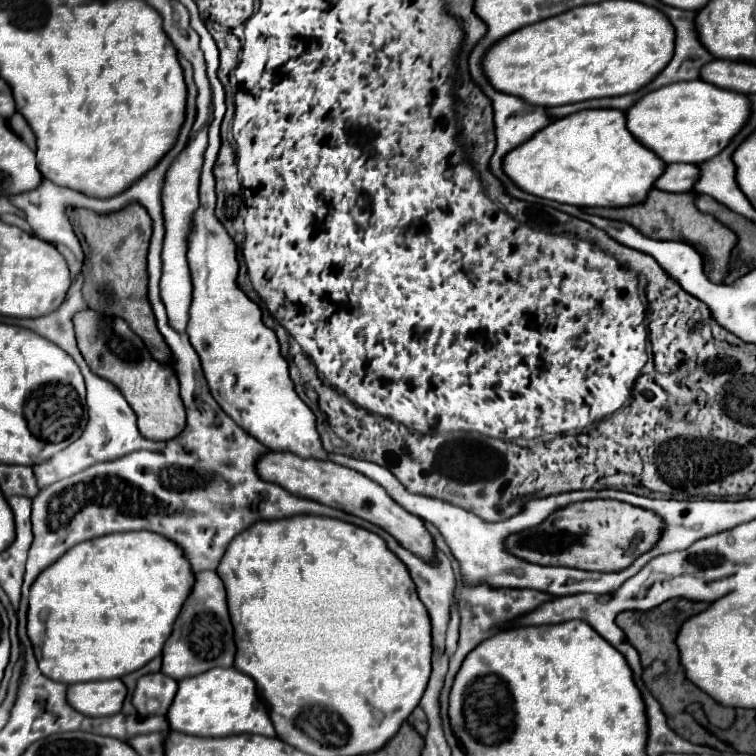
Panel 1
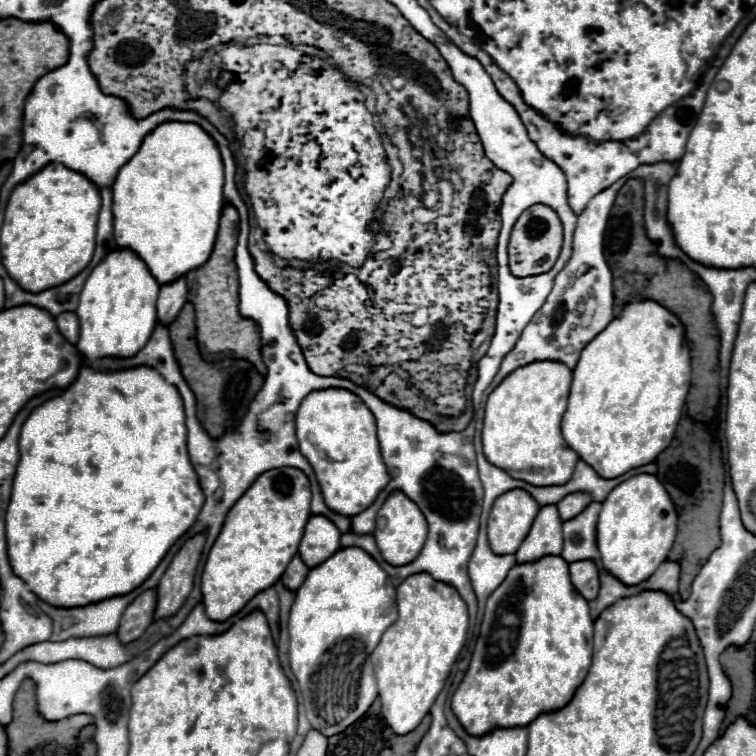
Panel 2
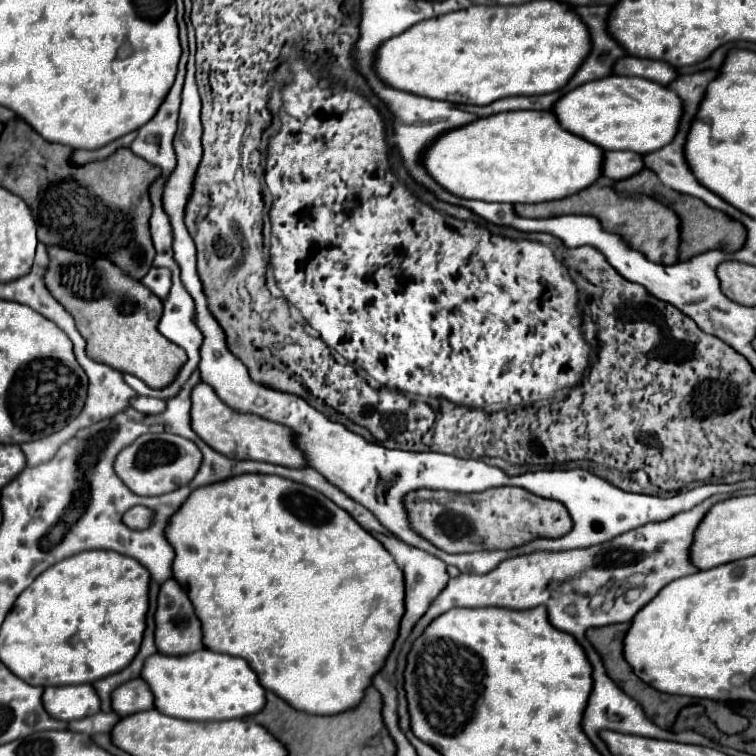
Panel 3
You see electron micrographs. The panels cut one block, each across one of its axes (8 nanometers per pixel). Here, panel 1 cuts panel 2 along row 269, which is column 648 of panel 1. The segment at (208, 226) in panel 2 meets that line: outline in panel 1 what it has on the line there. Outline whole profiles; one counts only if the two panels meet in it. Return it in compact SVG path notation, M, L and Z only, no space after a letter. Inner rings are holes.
M582 110L558 118L504 158L504 172L528 194L580 208L640 204L664 166L630 134L622 110Z

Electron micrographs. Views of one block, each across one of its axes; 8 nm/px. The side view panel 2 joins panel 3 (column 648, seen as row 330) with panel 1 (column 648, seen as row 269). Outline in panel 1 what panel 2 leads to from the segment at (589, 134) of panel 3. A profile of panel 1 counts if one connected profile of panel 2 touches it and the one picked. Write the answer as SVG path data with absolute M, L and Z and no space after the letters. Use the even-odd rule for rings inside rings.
M690 80L662 86L660 90L646 94L626 112L626 120L628 130L638 142L656 152L666 164L702 164L718 156L718 152L732 142L746 126L750 114L752 106L748 96L714 88L714 84L706 84L704 80Z

